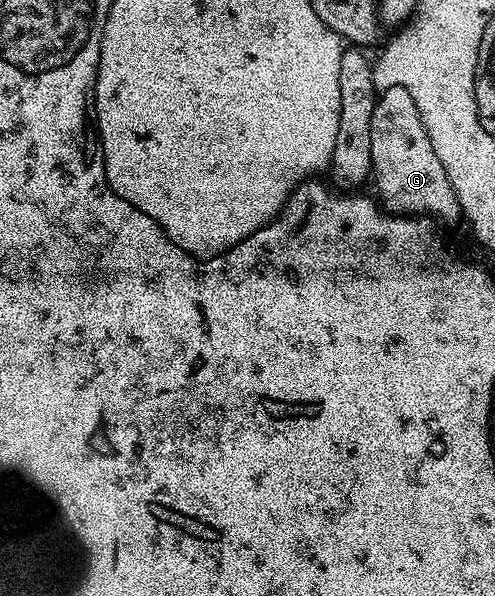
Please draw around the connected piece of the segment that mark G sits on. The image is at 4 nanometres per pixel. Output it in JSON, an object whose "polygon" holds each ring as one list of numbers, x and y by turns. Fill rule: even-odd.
{"polygon":[[395,86,379,91,374,120,370,120,370,156,371,177,374,182,376,178,375,193,387,213,431,216,436,220,460,214,460,204,454,196,450,176,446,168,442,168,442,160,438,160,434,144,430,144,430,136,426,136,418,108,414,100,410,100,410,92,406,92,406,88]]}

